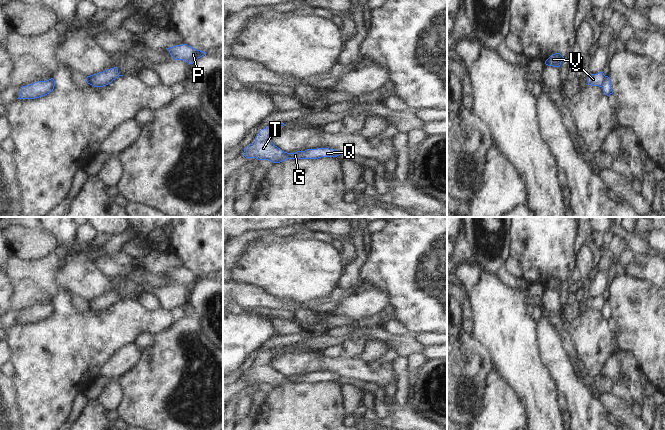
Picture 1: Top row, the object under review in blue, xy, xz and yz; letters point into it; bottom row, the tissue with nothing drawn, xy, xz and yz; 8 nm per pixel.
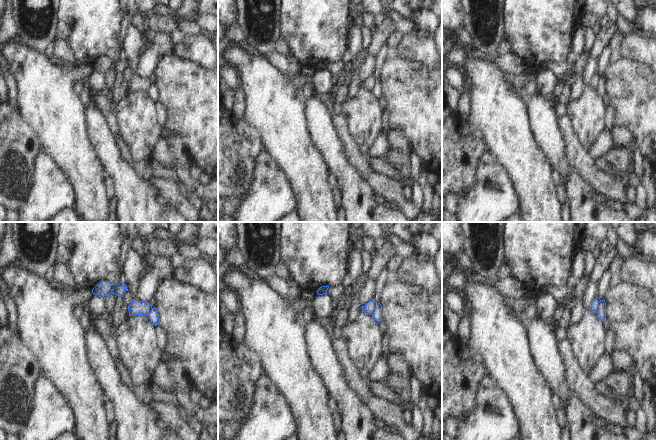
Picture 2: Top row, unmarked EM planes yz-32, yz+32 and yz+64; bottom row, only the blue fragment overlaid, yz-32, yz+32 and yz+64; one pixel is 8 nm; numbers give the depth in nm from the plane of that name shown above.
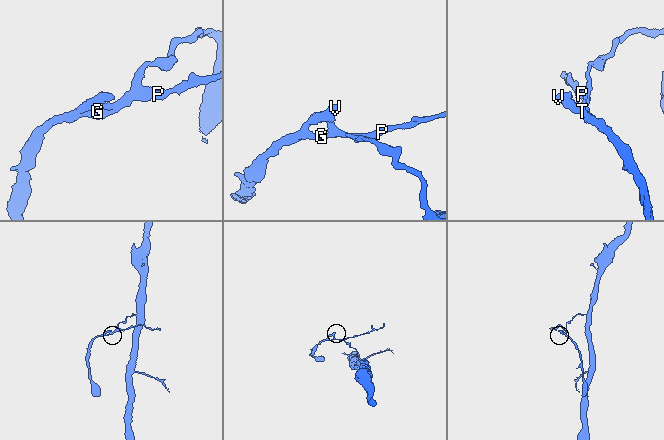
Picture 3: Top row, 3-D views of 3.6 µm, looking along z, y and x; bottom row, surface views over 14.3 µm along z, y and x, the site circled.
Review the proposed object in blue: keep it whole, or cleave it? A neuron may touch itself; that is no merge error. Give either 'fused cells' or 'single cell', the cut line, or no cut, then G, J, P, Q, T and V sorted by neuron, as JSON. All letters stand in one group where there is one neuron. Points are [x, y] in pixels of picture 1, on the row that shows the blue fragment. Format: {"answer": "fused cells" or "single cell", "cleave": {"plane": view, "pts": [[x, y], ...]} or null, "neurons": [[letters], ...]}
{"answer": "fused cells", "cleave": {"plane": "yz", "pts": [[606, 76], [601, 86]]}, "neurons": [["G", "P", "Q", "T", "V"], ["J"]]}

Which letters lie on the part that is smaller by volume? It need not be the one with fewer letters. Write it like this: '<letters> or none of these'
G, P, Q, T, V.

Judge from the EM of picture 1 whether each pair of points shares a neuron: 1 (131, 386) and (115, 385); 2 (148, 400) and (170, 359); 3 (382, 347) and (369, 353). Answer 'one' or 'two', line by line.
1: two
2: one
3: one

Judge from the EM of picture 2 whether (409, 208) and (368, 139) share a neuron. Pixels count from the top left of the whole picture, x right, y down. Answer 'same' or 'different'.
different

